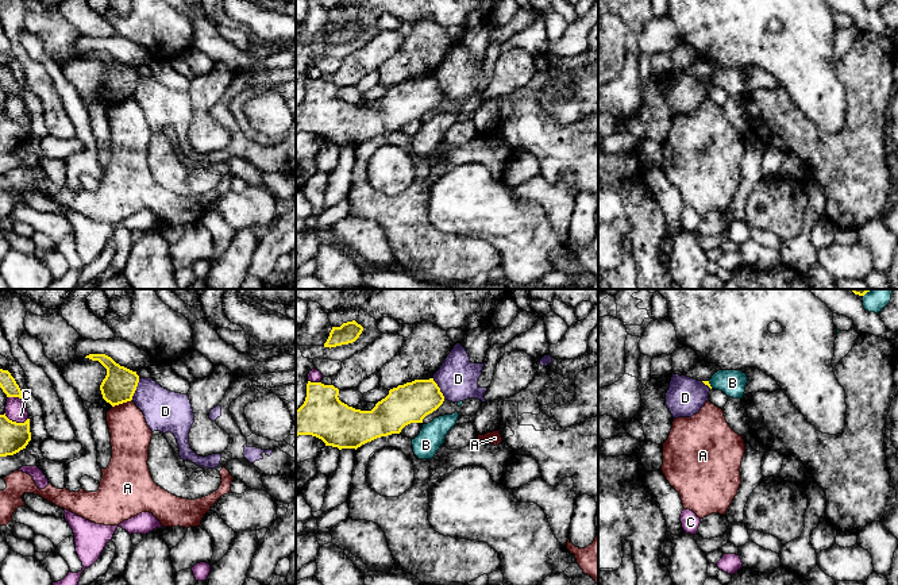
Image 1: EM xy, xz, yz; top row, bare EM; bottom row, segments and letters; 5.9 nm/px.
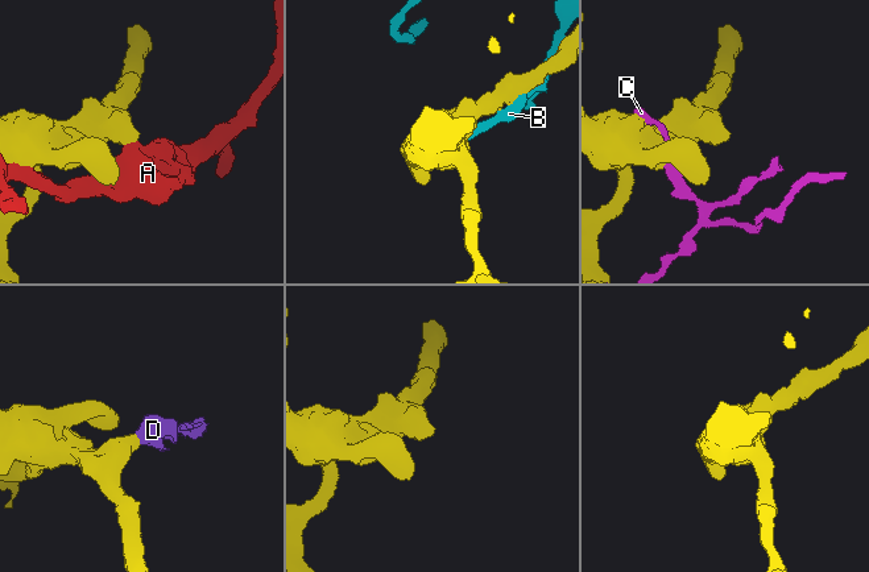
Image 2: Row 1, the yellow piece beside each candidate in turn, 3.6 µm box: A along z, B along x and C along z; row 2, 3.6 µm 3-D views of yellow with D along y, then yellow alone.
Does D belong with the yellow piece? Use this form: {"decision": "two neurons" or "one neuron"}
{"decision": "two neurons"}

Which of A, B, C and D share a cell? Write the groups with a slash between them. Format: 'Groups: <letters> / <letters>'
Groups: A / B / C / D

